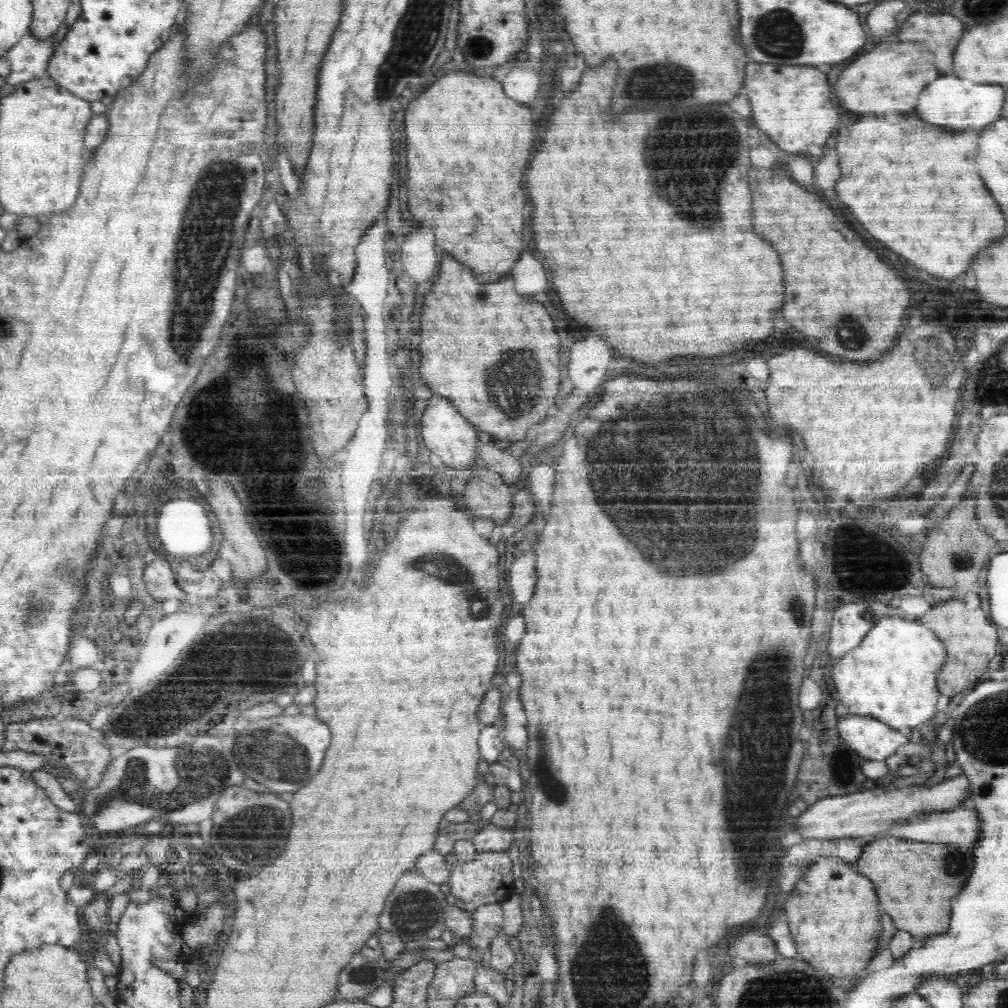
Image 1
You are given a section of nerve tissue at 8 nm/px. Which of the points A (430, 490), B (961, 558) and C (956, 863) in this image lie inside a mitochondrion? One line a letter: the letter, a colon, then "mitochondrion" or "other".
A: other
B: mitochondrion
C: mitochondrion

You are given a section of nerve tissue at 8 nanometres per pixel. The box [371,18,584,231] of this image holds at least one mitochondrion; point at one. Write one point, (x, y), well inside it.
(477, 46)

